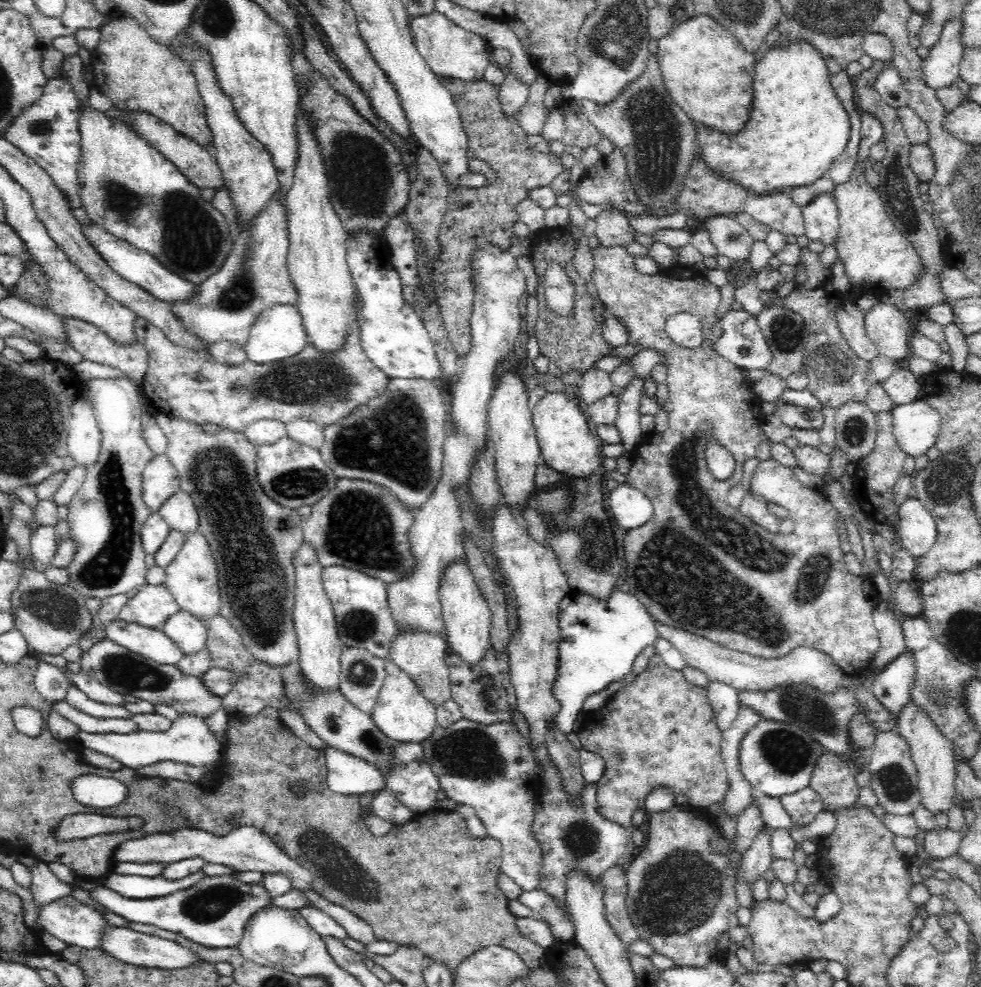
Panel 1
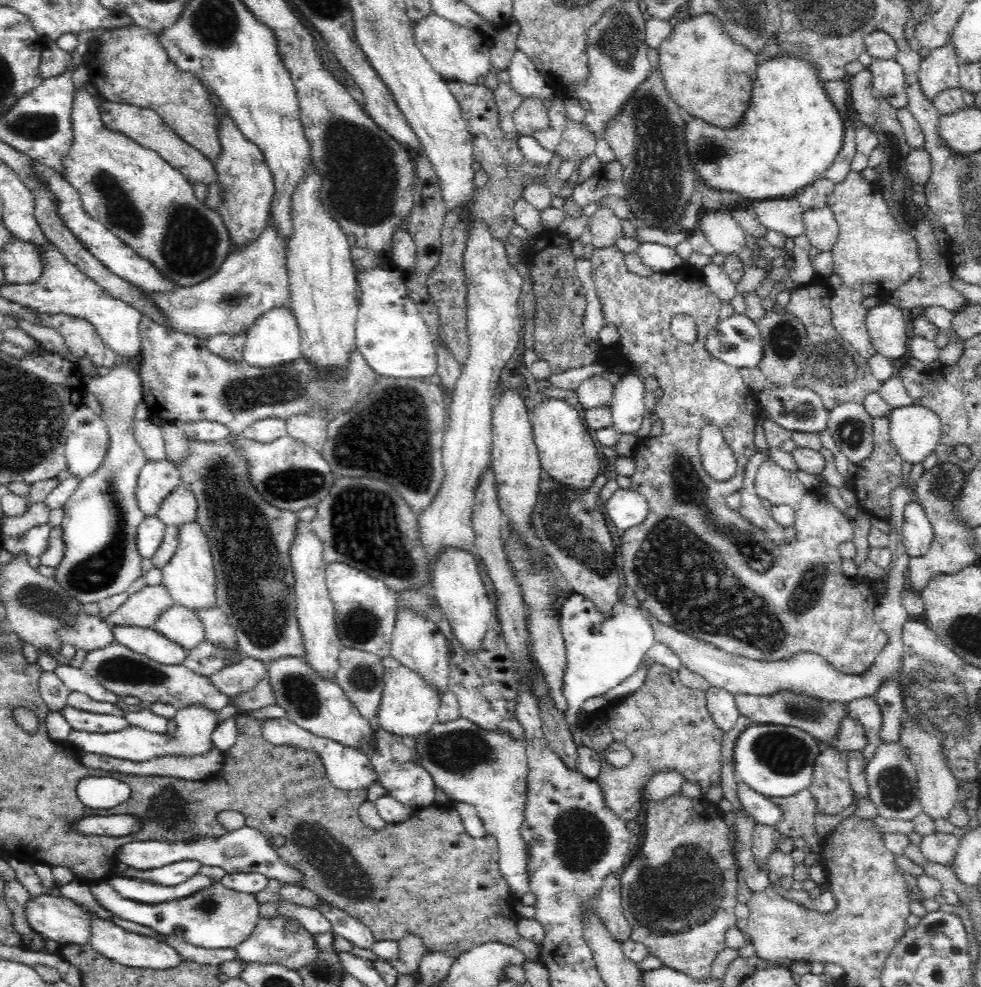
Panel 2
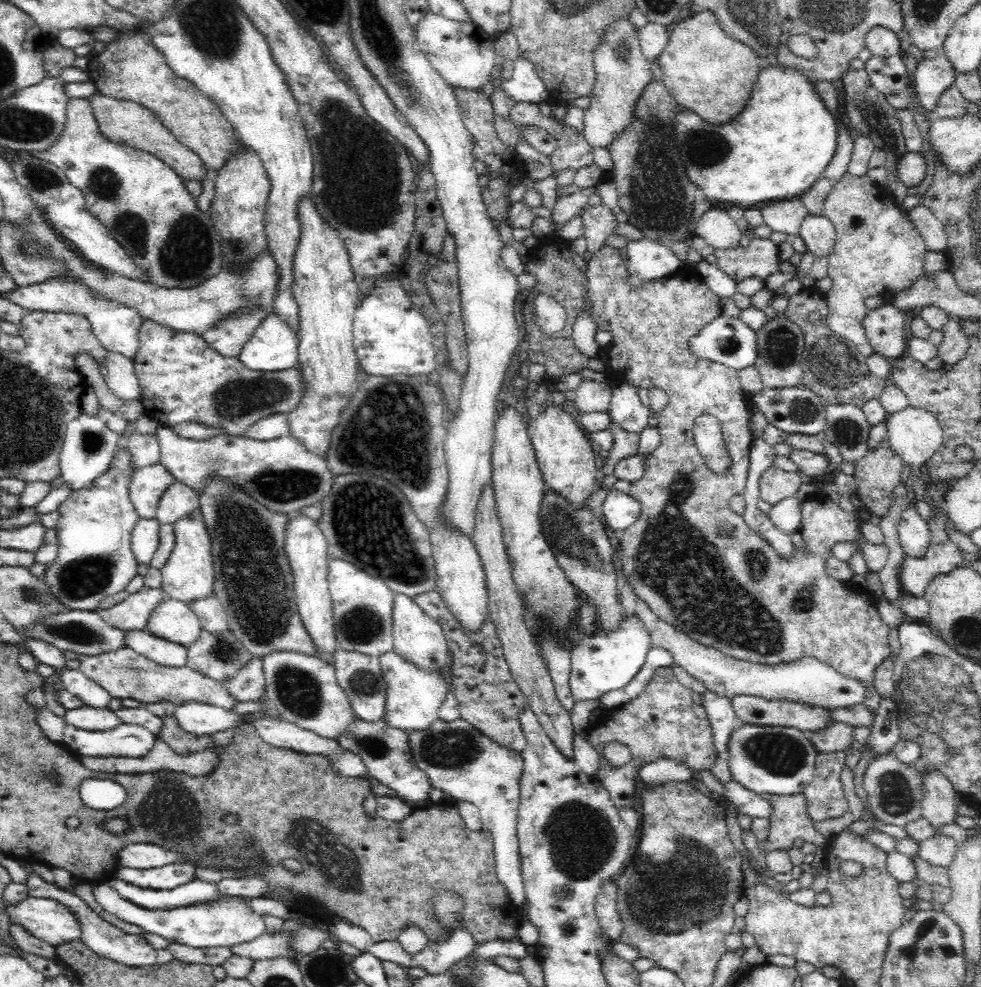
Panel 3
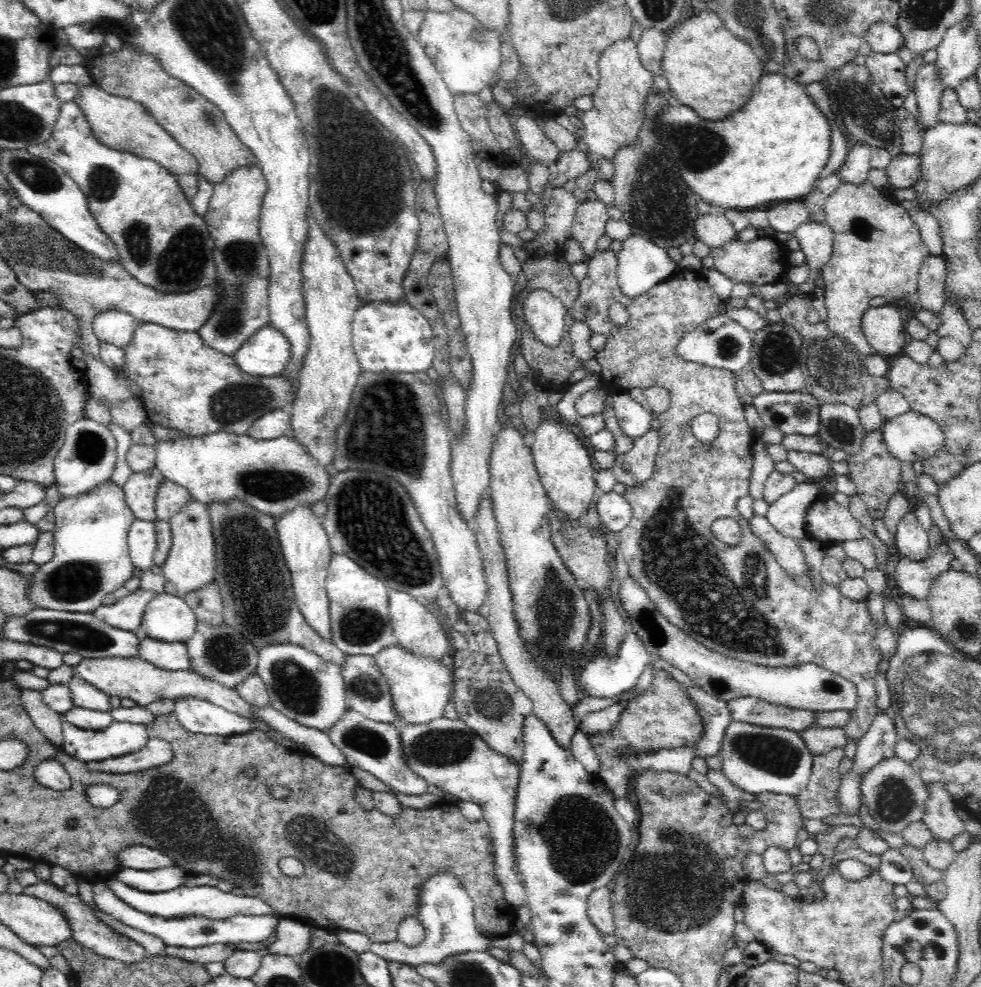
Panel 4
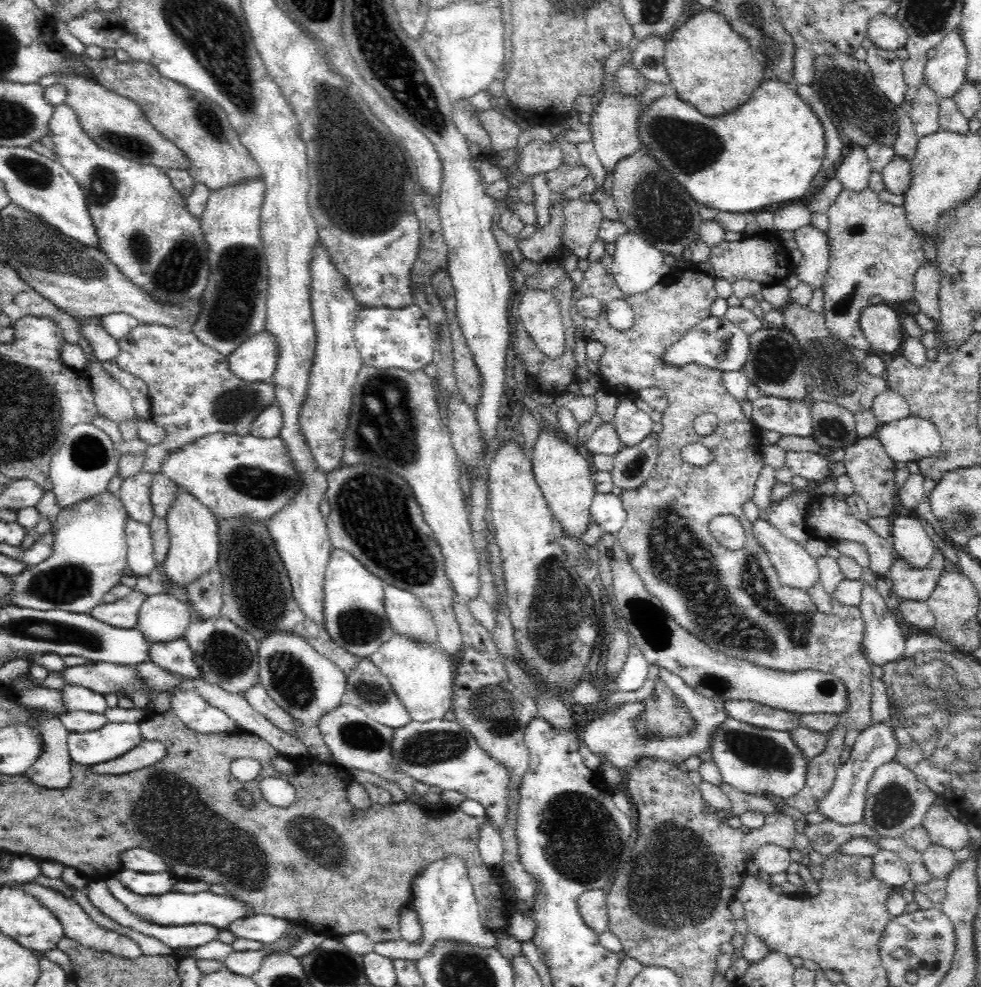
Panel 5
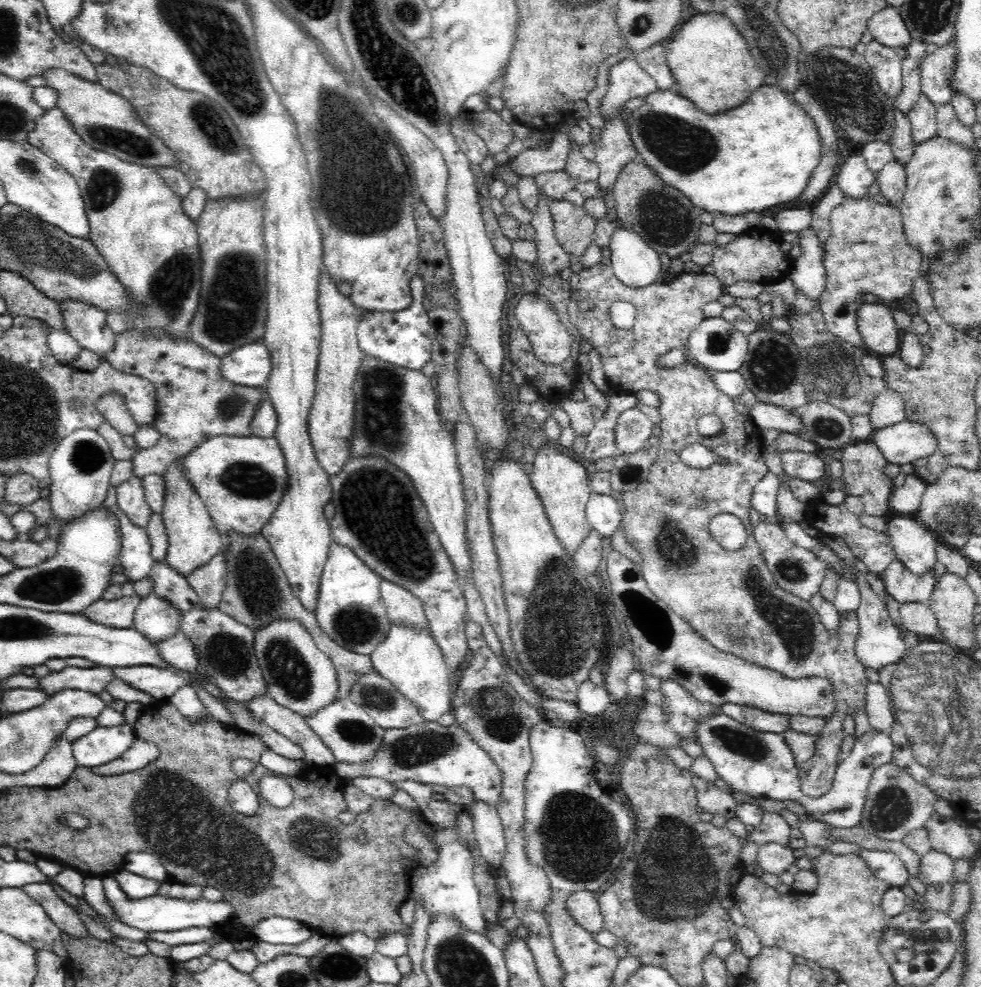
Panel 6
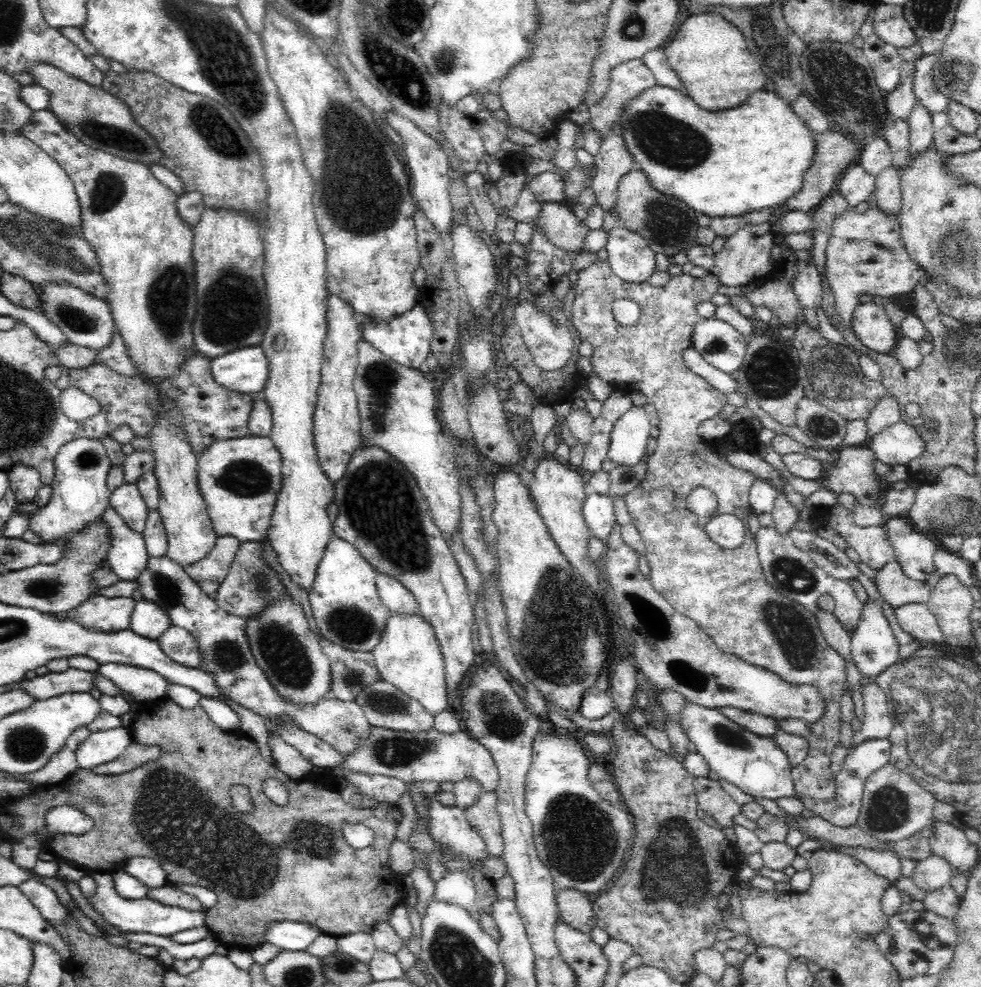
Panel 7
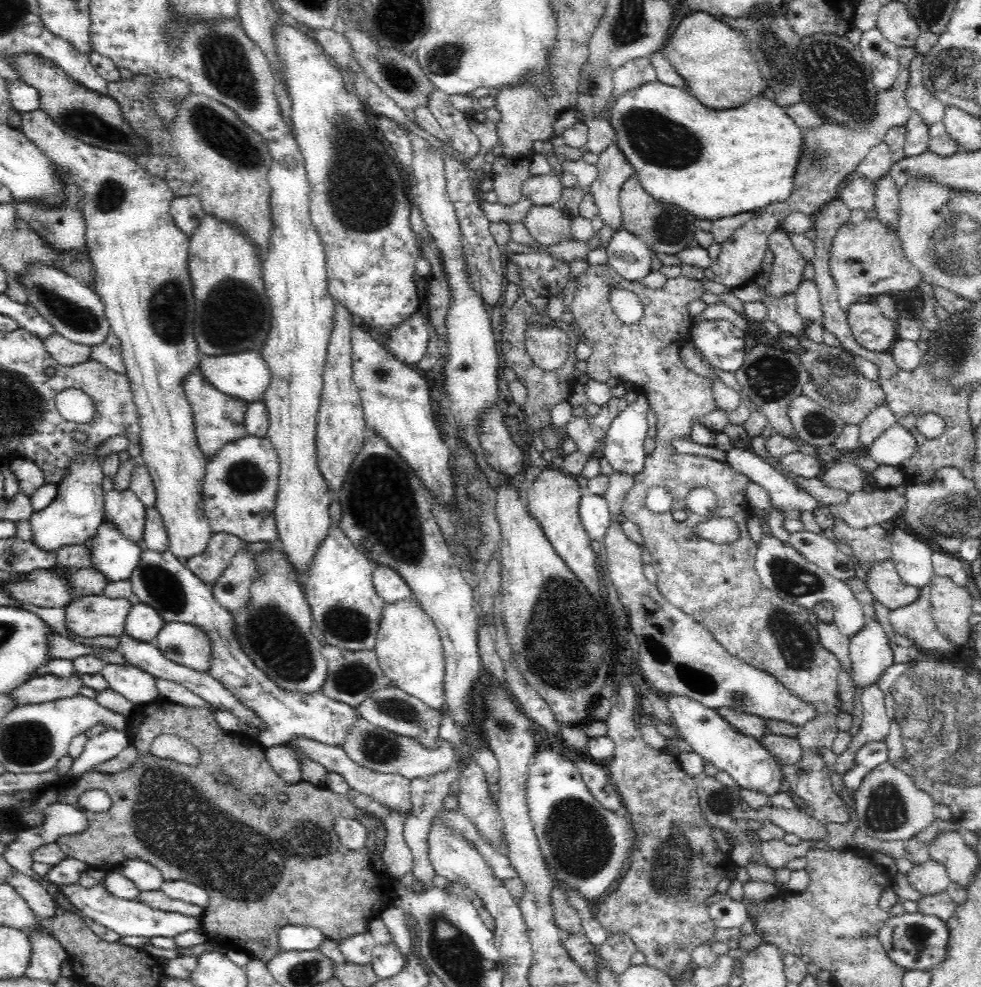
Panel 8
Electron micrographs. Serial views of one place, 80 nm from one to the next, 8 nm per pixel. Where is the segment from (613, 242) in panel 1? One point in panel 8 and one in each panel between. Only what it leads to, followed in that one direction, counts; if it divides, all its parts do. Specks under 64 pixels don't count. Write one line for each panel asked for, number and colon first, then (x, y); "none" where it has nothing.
2: (606, 227)
3: (600, 223)
4: (591, 217)
5: (582, 219)
6: (574, 226)
7: (557, 220)
8: (548, 224)

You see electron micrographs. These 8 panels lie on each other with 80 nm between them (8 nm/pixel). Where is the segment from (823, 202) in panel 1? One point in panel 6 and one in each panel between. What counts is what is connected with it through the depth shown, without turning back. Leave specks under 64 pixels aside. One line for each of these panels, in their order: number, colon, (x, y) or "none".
2: (821, 228)
3: (819, 234)
4: (816, 238)
5: (814, 244)
6: (808, 273)

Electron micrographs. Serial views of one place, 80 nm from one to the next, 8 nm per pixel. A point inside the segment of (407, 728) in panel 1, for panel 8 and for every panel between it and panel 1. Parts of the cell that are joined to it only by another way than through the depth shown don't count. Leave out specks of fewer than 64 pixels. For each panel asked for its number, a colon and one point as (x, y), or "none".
2: (408, 707)
3: (413, 695)
4: (420, 687)
5: (421, 676)
6: (410, 659)
7: (408, 656)
8: (408, 648)

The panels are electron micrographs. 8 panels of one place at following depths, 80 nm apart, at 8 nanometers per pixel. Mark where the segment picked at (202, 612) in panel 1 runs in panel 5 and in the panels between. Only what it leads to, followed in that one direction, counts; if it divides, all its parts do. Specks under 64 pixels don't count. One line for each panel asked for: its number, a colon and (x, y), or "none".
2: (189, 577)
3: (188, 575)
4: (189, 567)
5: (194, 549)

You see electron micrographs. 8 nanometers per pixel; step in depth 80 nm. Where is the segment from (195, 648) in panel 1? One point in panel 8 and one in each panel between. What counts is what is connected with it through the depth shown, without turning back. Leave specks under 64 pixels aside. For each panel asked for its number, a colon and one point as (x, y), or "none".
2: (181, 625)
3: (174, 621)
4: (167, 618)
5: (163, 618)
6: (157, 619)
7: (148, 620)
8: (143, 622)

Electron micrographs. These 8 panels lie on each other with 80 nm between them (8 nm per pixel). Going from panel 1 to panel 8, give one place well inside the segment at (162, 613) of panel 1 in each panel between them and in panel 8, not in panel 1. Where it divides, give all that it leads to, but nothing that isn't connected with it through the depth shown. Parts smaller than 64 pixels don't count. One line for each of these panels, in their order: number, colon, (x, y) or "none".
2: (142, 609)
3: (133, 612)
4: (126, 614)
5: (123, 614)
6: (117, 613)
7: (108, 615)
8: (89, 615)

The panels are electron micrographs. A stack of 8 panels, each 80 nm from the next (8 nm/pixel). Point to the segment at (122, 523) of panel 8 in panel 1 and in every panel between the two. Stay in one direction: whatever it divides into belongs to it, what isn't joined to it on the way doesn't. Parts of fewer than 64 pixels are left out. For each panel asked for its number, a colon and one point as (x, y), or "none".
1: (160, 480)
2: (157, 478)
3: (148, 484)
4: (140, 489)
5: (135, 494)
6: (130, 496)
7: (127, 500)

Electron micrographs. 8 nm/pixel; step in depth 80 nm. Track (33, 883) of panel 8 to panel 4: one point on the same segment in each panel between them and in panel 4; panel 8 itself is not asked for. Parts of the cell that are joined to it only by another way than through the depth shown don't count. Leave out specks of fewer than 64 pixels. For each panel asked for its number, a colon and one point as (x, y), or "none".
4: (92, 932)
5: (78, 925)
6: (68, 919)
7: (48, 903)

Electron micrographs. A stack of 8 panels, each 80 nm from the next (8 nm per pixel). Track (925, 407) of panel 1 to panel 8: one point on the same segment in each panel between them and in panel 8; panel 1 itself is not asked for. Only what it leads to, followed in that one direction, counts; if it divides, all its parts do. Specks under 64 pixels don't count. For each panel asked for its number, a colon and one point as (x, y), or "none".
2: (915, 430)
3: (915, 434)
4: (912, 437)
5: (910, 439)
6: (904, 442)
7: (900, 443)
8: (895, 445)

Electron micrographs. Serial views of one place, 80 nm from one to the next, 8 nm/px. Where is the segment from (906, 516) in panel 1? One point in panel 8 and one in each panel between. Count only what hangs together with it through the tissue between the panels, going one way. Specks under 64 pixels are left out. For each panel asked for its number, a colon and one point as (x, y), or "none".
2: (917, 531)
3: (915, 536)
4: (912, 539)
5: (911, 542)
6: (914, 545)
7: (914, 551)
8: (912, 556)

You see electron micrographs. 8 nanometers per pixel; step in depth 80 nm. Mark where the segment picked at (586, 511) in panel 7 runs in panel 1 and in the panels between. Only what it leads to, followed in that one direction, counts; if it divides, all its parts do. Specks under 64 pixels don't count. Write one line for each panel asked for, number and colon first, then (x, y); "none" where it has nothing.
1: (632, 508)
2: (626, 508)
3: (621, 510)
4: (615, 511)
5: (608, 510)
6: (603, 512)

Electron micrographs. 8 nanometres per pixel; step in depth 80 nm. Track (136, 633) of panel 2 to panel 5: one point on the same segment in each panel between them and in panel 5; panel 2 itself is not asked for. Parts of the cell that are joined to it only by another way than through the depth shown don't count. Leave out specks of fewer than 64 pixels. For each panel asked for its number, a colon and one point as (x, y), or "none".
3: (165, 653)
4: (168, 655)
5: (176, 656)

